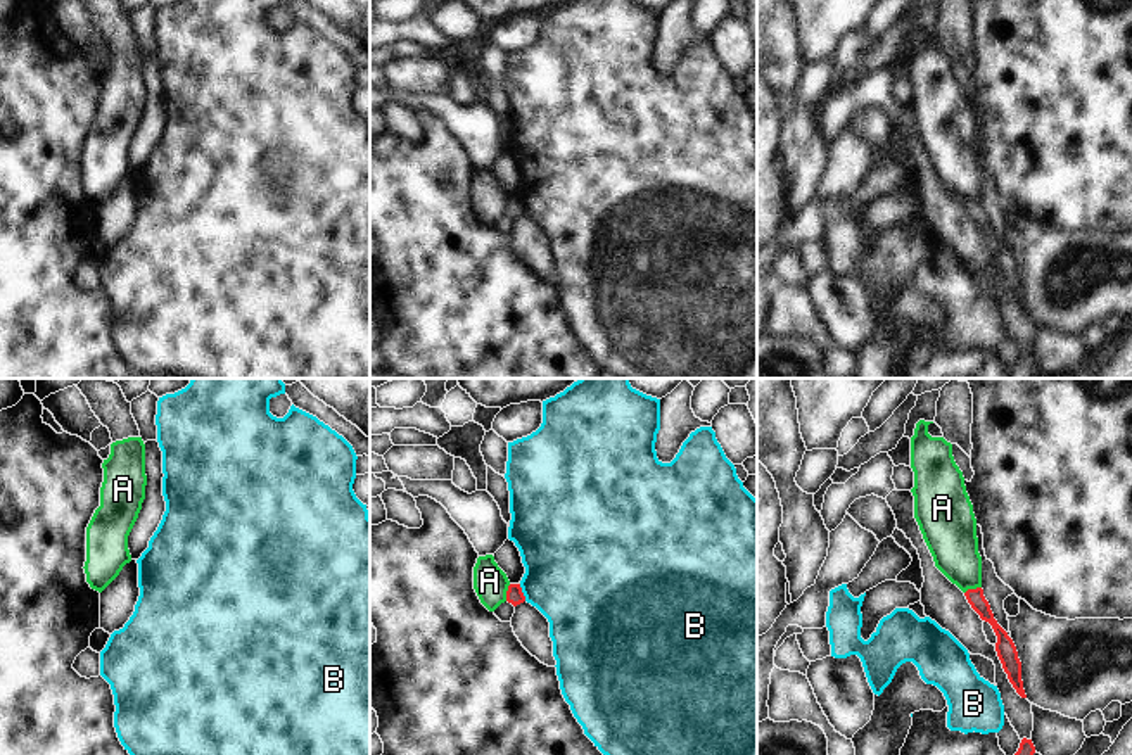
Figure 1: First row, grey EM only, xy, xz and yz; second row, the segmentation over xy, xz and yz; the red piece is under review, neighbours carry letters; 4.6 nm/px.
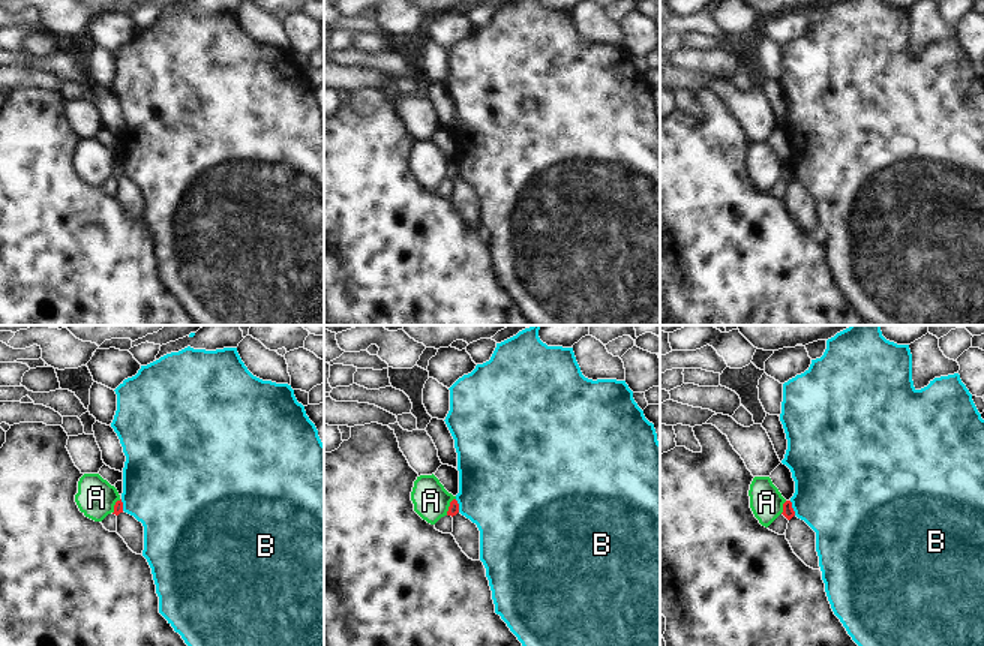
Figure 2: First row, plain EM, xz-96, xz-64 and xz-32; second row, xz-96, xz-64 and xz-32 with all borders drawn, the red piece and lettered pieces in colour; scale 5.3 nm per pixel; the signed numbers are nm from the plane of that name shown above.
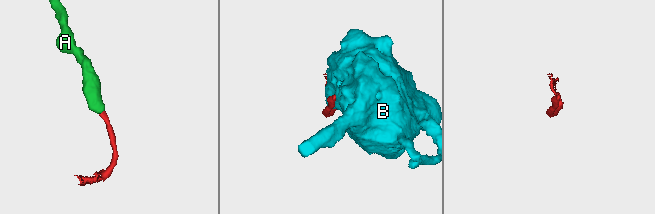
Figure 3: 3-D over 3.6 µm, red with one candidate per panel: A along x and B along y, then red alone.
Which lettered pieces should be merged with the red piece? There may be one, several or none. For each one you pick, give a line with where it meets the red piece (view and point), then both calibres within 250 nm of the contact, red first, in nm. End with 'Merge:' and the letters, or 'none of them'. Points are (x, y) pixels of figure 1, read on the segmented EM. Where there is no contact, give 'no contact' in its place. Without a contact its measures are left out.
Merge: none of them

